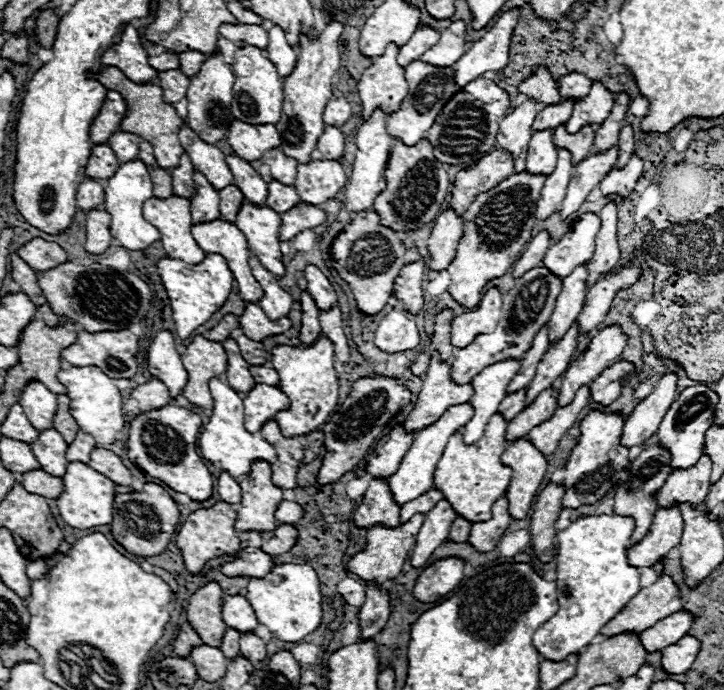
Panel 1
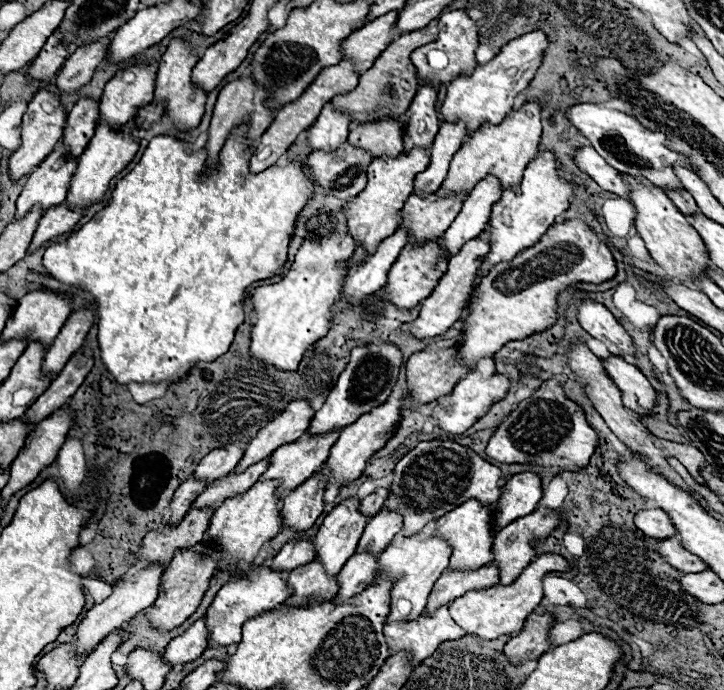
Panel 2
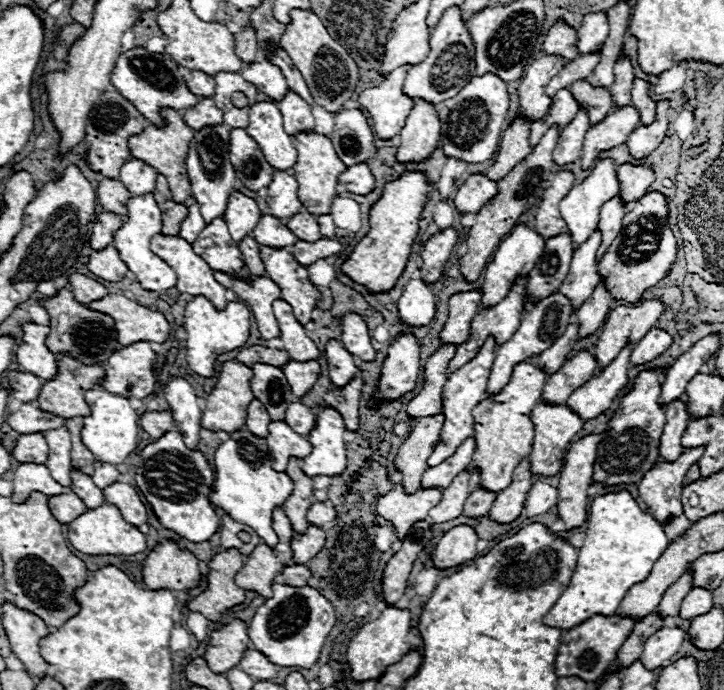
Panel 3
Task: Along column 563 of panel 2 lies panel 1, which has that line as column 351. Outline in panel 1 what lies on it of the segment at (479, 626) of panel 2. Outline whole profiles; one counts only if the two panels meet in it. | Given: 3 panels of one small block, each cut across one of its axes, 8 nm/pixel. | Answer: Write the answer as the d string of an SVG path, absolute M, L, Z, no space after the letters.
M416 514L412 516L406 524L402 526L396 526L396 528L384 528L384 526L372 526L366 534L366 546L356 552L346 568L354 574L358 574L362 580L366 582L372 582L372 584L384 584L386 580L390 578L396 578L398 572L402 570L402 564L406 562L406 558L412 554L414 550L414 544L416 544L416 538L418 538L418 532L422 528L422 522L424 522L424 514Z

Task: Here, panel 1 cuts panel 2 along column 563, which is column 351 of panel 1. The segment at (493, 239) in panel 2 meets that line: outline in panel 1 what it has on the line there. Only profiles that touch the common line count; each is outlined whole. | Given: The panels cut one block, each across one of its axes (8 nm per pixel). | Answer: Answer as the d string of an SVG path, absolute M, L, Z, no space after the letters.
M376 110L370 120L366 120L358 134L356 134L356 160L352 164L352 176L348 186L344 188L344 208L352 214L360 214L372 208L374 198L386 188L386 164L390 156L390 148L394 144L394 138L386 132L386 114L382 110Z

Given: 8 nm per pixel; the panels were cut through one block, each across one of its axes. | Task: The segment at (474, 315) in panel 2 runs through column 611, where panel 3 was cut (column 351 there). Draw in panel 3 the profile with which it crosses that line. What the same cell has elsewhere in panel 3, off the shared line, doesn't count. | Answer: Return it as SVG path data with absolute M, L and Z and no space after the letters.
M404 172L398 180L388 182L382 198L370 210L370 230L342 262L340 270L356 284L372 292L388 292L398 282L410 256L410 246L418 234L418 218L428 196L428 184L420 172Z

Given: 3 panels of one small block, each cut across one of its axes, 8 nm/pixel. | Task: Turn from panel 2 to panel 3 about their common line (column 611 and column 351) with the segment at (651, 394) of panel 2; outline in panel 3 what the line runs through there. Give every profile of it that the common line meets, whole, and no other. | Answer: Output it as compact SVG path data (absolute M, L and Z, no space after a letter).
M328 340L324 354L326 354L326 360L328 360L330 380L336 386L344 386L358 372L352 354L342 346L340 340Z

